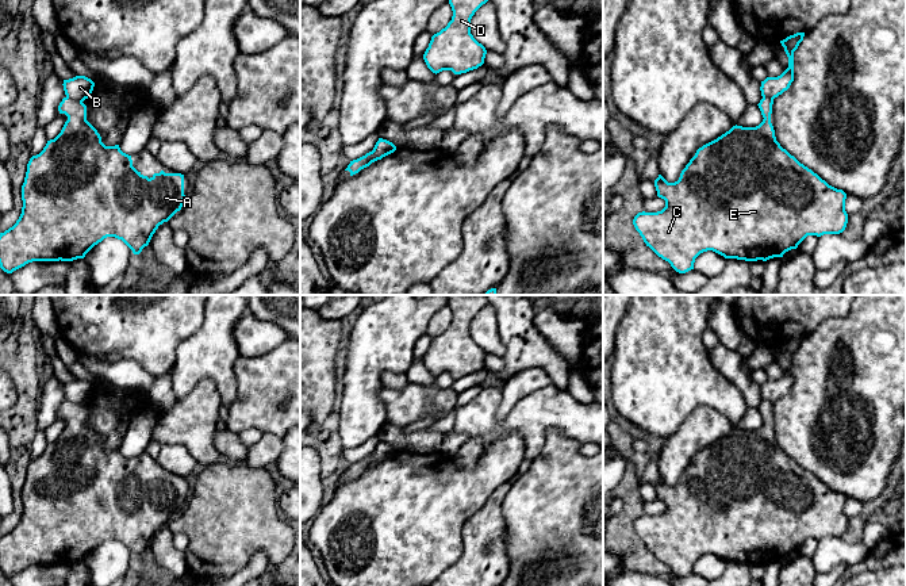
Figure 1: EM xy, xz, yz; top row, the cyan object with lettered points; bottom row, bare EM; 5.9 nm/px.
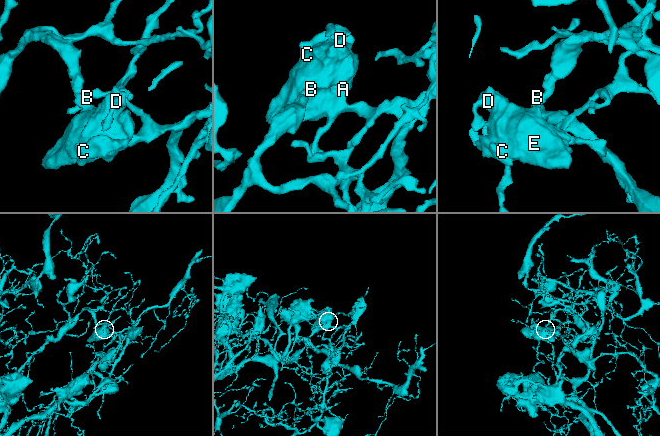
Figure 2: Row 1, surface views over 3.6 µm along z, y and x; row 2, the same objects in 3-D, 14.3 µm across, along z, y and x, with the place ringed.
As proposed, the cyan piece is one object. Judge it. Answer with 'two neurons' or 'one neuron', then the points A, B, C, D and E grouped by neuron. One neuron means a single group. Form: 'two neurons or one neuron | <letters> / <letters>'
two neurons | A C D E / B

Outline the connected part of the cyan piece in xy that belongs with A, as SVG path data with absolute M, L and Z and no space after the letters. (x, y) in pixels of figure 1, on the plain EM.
M64 401L58 409L58 414L59 417L65 417L68 420L68 424L65 425L61 436L54 443L47 444L46 449L39 457L30 461L24 486L22 489L22 517L12 531L5 533L4 536L0 536L0 571L7 577L12 577L14 574L32 564L73 564L77 562L84 562L95 548L97 548L107 540L122 543L133 554L134 558L139 558L142 552L149 548L158 529L164 525L168 525L177 514L180 514L184 509L183 503L187 502L187 499L184 498L184 478L165 476L164 474L161 474L160 476L154 476L149 482L133 470L131 459L123 456L119 448L105 449L101 445L101 440L97 433L87 424L87 409L82 405L73 405L69 401Z

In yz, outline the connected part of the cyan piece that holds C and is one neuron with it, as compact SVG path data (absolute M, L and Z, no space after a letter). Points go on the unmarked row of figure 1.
M769 401L757 407L764 421L759 429L736 428L699 451L677 484L668 486L661 478L654 483L665 510L657 516L638 516L633 528L646 549L676 575L694 572L695 562L707 554L725 562L767 564L796 552L807 539L845 533L847 497L829 489L780 449L771 426L772 407Z

